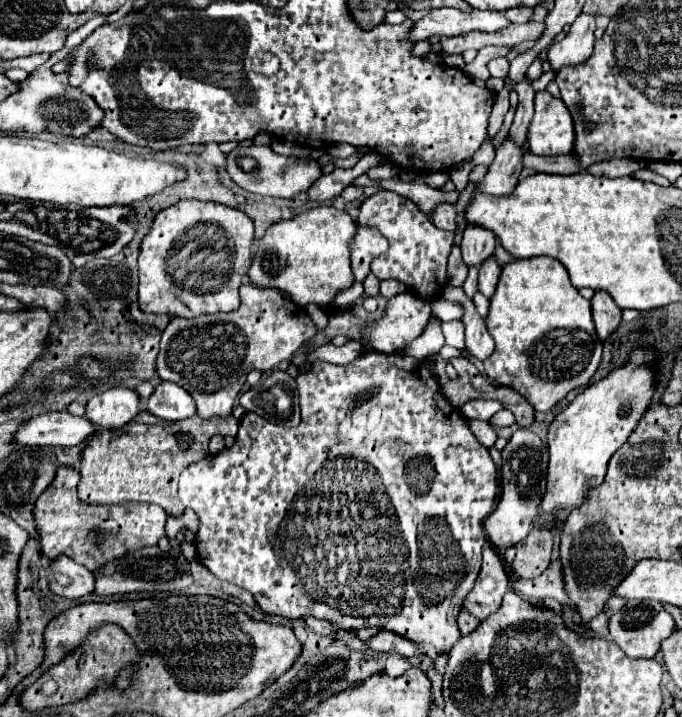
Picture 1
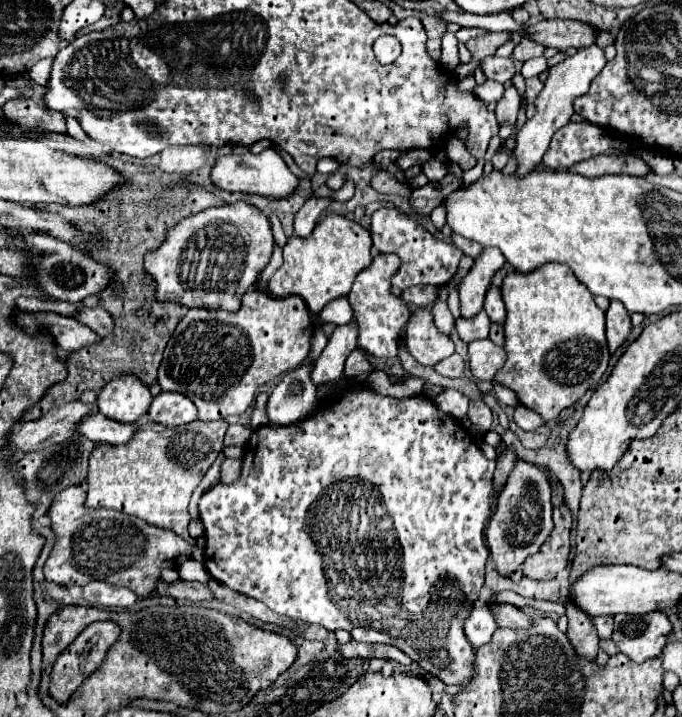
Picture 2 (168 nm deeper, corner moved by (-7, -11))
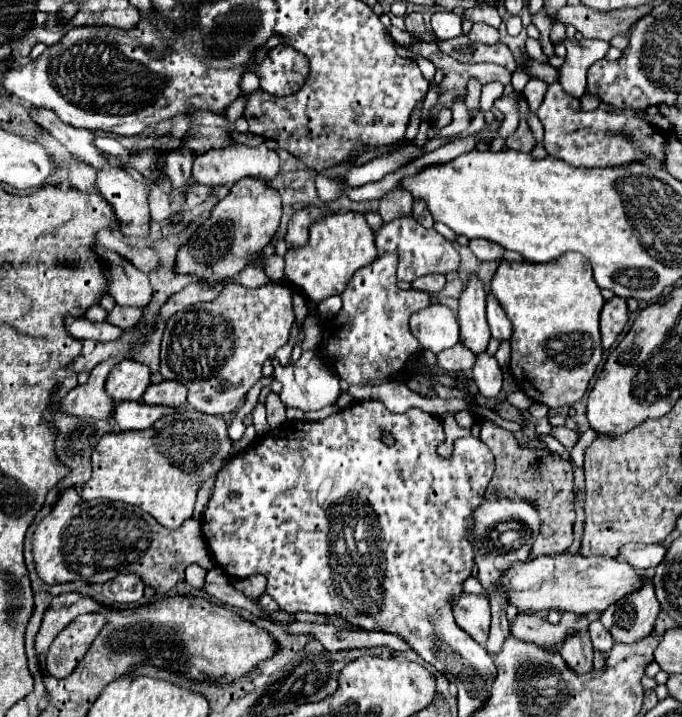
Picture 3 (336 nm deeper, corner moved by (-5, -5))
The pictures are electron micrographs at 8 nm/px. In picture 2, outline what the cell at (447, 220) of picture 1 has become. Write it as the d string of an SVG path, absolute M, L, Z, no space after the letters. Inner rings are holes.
M453 235L453 243L455 243L455 247L459 247L465 255L469 255L473 259L477 259L483 251L483 247L479 247L479 243L473 243L473 241L469 241L465 237L459 237L459 235Z

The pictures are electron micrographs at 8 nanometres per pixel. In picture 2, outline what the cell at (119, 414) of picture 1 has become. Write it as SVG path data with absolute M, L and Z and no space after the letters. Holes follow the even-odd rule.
M119 375L101 389L97 407L109 419L135 423L149 411L151 401L153 397L149 393L149 387L139 377Z

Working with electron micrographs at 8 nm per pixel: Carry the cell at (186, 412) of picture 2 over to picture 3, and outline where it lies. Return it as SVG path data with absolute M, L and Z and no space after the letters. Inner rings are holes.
M161 381L157 385L149 385L143 395L143 401L147 405L179 409L187 403L187 389L179 381Z

